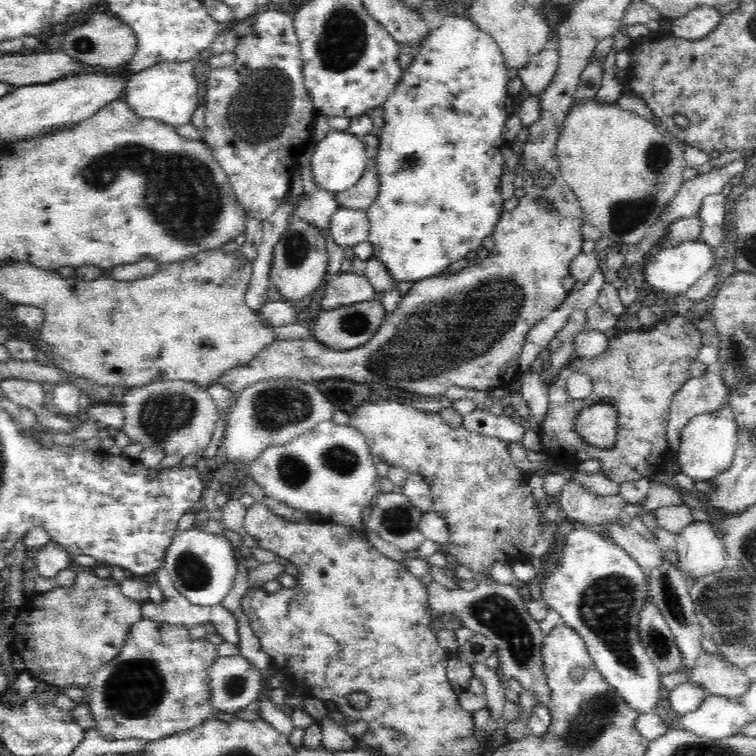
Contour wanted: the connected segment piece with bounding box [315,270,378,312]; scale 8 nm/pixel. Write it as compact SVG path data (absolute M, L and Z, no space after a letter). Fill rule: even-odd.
M352 270L340 272L336 278L324 283L326 284L324 297L320 304L315 305L320 312L350 306L357 302L364 302L378 297L366 275L360 276Z

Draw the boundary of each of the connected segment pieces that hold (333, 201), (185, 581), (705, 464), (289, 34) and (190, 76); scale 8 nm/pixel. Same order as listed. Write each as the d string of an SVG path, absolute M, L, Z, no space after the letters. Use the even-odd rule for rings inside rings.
M315 190L310 196L303 193L297 204L293 220L304 220L319 229L330 225L332 216L339 210L336 195L326 190Z
M198 525L177 532L166 548L163 567L173 580L176 590L194 606L216 606L228 596L234 586L237 560L230 541L224 535L206 533Z
M726 404L708 414L699 414L688 421L680 432L680 444L677 452L681 471L694 481L711 480L730 468L734 461L738 442L738 427L734 411Z
M266 8L254 14L254 22L244 35L234 48L234 64L209 71L201 138L226 172L234 195L247 217L264 222L277 211L290 192L298 157L313 137L319 112L304 85L302 53L291 9Z
M195 61L160 62L132 74L126 82L122 100L143 119L154 119L174 127L194 123L192 116L198 108L198 82L194 77L194 65Z

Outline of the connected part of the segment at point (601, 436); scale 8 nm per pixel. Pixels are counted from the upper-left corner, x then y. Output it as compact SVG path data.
M608 403L584 407L576 415L575 431L582 440L598 448L610 448L616 442L618 409Z

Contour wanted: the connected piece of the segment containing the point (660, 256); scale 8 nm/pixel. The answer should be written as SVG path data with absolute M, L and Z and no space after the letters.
M702 238L694 241L683 241L680 245L660 248L653 251L648 262L644 264L645 281L652 286L652 290L664 301L671 297L685 295L688 288L714 264L714 248L706 245Z

